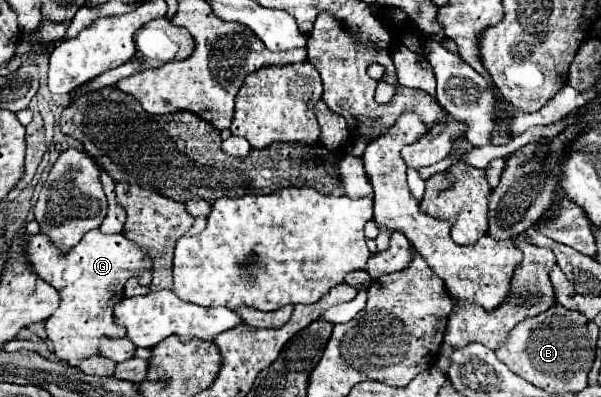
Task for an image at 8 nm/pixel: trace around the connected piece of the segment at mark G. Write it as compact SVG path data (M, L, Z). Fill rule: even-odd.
M92 229L88 231L82 241L72 247L70 253L60 255L58 249L52 247L52 243L42 235L26 235L26 239L20 243L24 257L28 261L28 265L34 269L34 273L44 279L46 283L50 283L58 293L60 293L60 307L54 311L52 317L46 319L46 337L52 341L54 345L54 355L60 361L66 361L68 365L78 365L82 359L96 355L98 353L98 339L102 335L108 337L126 337L126 329L118 327L114 323L114 305L124 297L124 283L132 277L132 275L140 275L140 283L142 285L150 285L150 259L132 243L128 241L122 233L116 235L104 235L100 229Z

